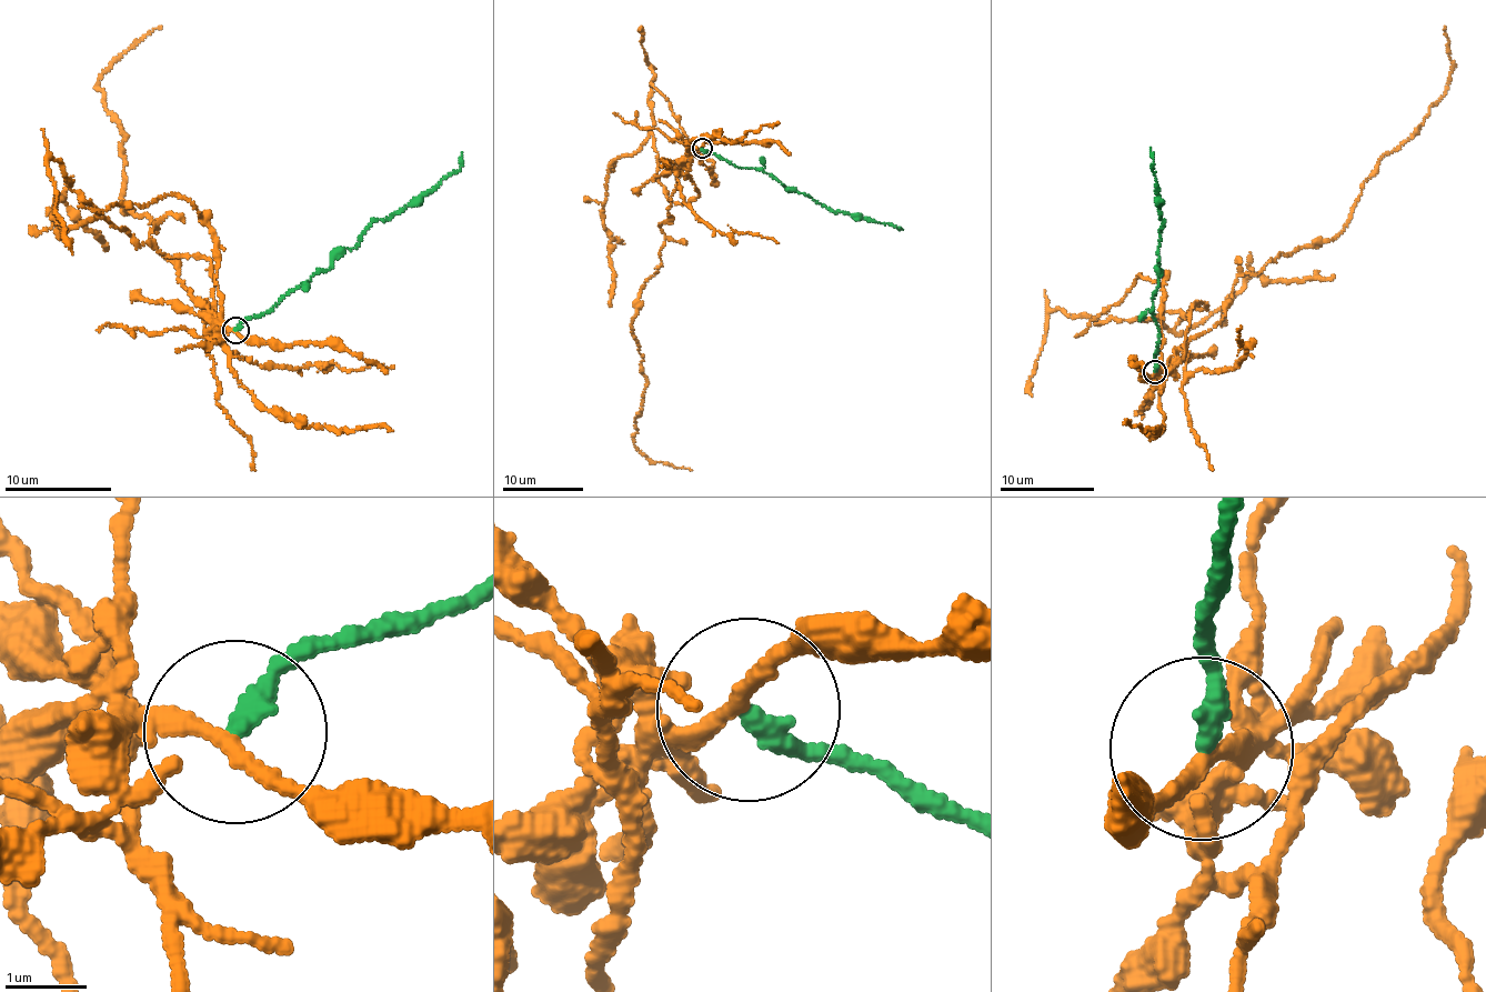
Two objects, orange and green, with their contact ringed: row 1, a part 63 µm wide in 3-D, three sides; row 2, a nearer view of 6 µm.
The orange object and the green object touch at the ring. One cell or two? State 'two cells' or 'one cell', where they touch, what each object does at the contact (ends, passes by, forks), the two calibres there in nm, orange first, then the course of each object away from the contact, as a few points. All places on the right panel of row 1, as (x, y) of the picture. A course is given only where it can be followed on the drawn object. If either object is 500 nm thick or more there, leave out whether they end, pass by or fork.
two cells | (1154, 371) | orange passes by | green ends | 170/260 nm | orange via (1154, 373), (1223, 320), (1238, 276), (1344, 228), (1361, 183), (1444, 93), (1452, 66), (1444, 26) | green via (1154, 371), (1158, 333), (1151, 310), (1157, 283), (1163, 220), (1157, 207), (1151, 148)

